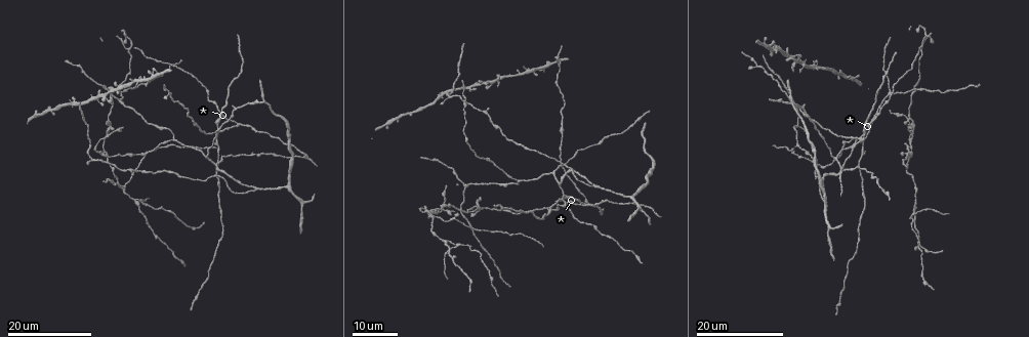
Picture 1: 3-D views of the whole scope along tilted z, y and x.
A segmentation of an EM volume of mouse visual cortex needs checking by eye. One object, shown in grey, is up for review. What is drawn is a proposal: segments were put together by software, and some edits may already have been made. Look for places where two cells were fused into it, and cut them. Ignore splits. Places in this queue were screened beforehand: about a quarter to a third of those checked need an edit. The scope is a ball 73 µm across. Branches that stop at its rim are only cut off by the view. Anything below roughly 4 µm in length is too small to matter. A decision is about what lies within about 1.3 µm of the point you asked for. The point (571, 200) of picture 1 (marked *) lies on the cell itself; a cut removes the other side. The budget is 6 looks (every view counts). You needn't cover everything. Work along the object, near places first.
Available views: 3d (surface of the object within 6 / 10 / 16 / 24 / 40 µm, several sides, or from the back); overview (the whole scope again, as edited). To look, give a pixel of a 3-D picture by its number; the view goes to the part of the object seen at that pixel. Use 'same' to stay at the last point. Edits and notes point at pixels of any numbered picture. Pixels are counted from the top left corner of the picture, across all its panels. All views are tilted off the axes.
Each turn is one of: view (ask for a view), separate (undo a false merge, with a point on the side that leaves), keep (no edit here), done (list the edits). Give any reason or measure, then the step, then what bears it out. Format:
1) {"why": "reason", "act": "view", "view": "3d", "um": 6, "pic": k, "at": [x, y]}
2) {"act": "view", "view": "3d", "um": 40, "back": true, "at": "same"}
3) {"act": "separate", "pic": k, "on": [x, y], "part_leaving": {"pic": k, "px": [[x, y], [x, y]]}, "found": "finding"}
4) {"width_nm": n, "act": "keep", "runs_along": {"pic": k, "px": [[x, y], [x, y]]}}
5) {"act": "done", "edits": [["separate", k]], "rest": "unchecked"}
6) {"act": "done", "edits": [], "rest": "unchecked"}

{"act": "view", "view": "3d", "um": 24, "pic": 1, "at": [128, 49]}

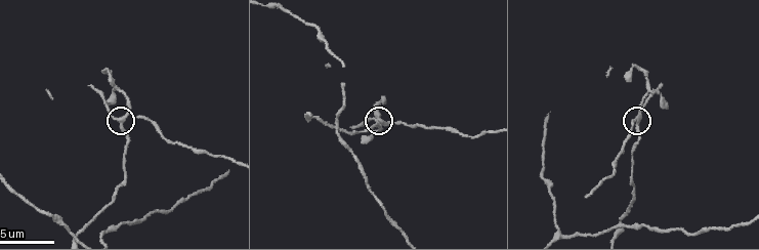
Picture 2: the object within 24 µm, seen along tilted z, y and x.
{"act": "view", "view": "3d", "um": 10, "pic": 2, "at": [378, 120]}

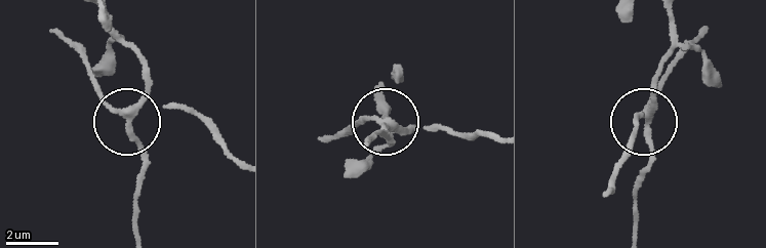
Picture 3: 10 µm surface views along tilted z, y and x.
{"arms": 3, "act": "separate", "pic": 3, "on": [140, 146], "part_leaving": {"pic": 3, "px": [[129, 111], [129, 134], [143, 161], [138, 229]]}, "found": "a second cell is stuck on"}

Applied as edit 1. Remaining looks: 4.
{"why": "four arms meet", "act": "view", "view": "3d", "um": 16, "pic": 1, "at": [218, 154]}

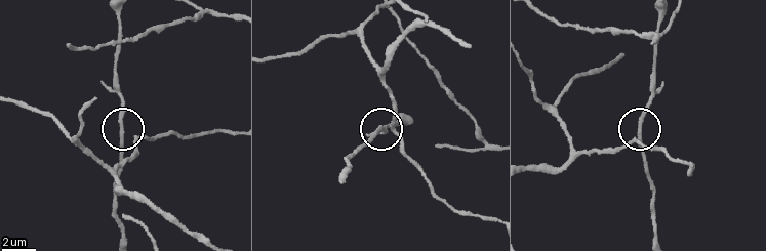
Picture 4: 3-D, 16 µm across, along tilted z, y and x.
{"act": "view", "view": "3d", "um": 10, "pic": 4, "at": [123, 132]}

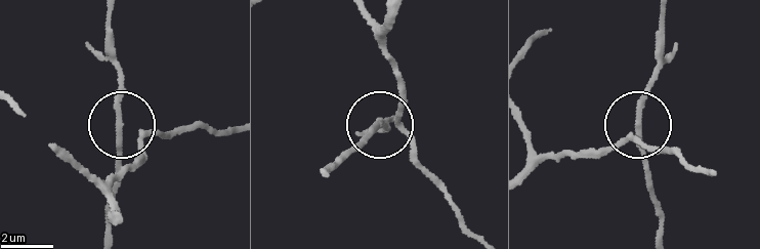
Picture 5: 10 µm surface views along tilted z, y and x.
{"act": "view", "view": "3d", "um": 6, "pic": 5, "at": [377, 123]}

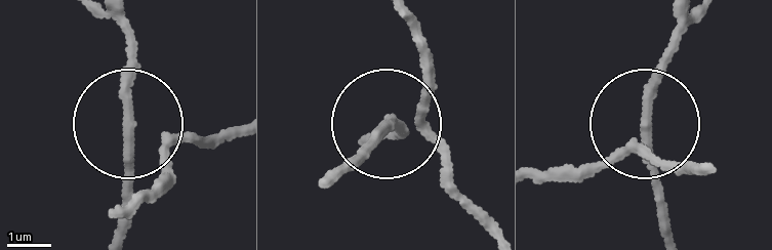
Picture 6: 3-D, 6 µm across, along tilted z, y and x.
{"act": "keep", "runs_along": {"pic": 6, "px": [[685, 15], [645, 117], [658, 230]]}, "found": "one cell here"}

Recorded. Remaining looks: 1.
{"act": "done", "edits": [["separate", 3]], "rest": "unchecked"}

